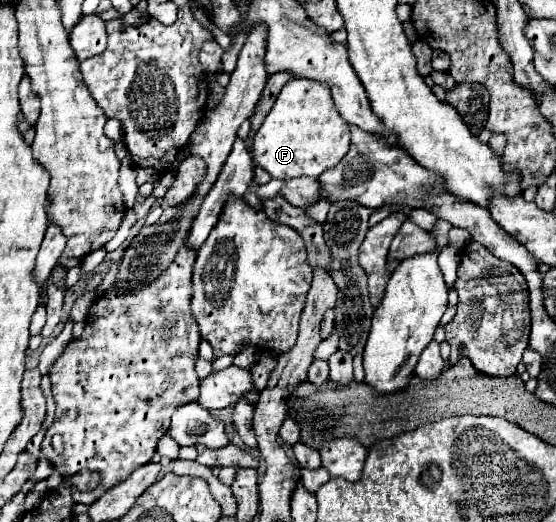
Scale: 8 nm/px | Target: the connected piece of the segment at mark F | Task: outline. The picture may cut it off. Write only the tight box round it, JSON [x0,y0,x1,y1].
[253,78,349,180]

